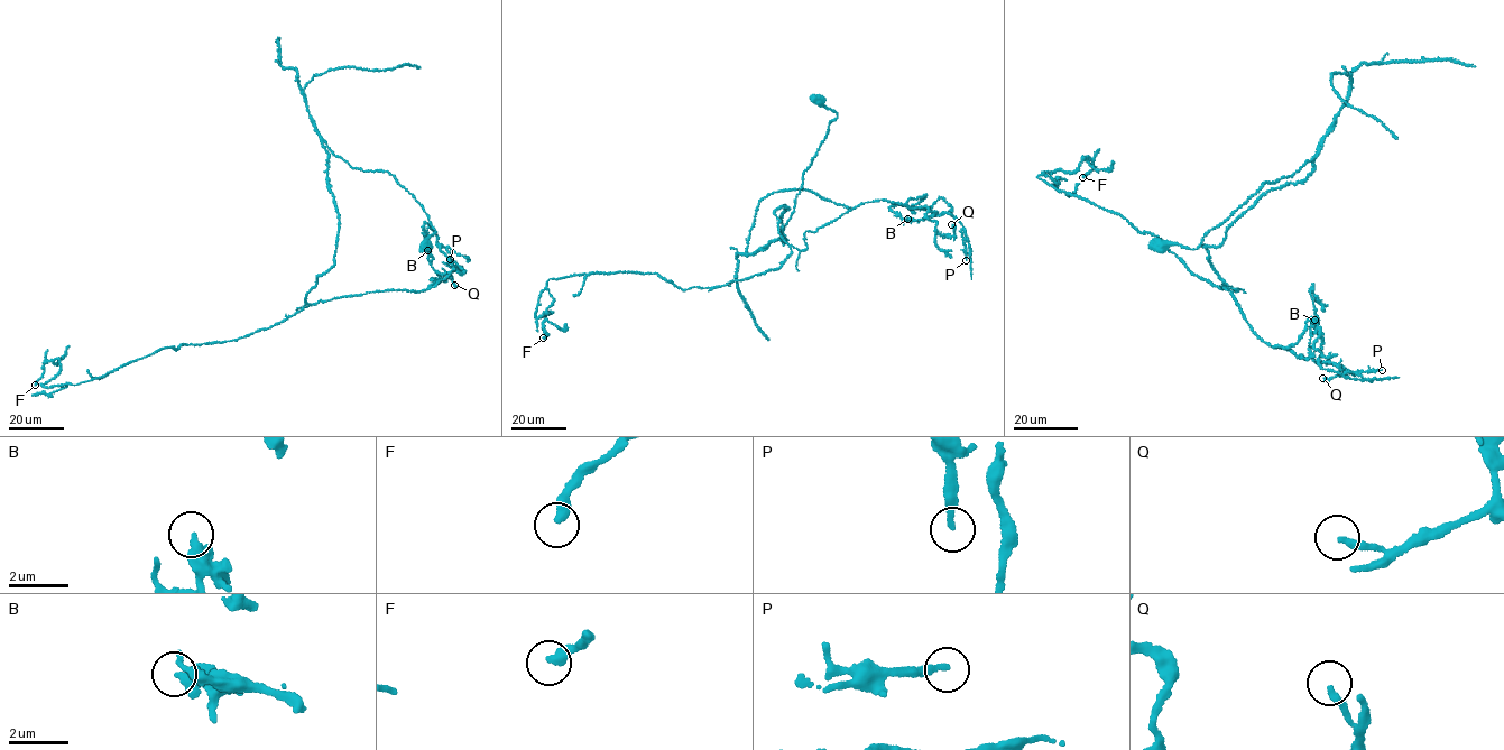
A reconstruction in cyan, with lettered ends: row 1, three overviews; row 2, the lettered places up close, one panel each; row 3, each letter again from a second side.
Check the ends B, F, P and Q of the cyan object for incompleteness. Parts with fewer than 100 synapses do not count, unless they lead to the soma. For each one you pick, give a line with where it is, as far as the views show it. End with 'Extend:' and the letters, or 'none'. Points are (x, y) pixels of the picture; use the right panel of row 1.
Extend: none

